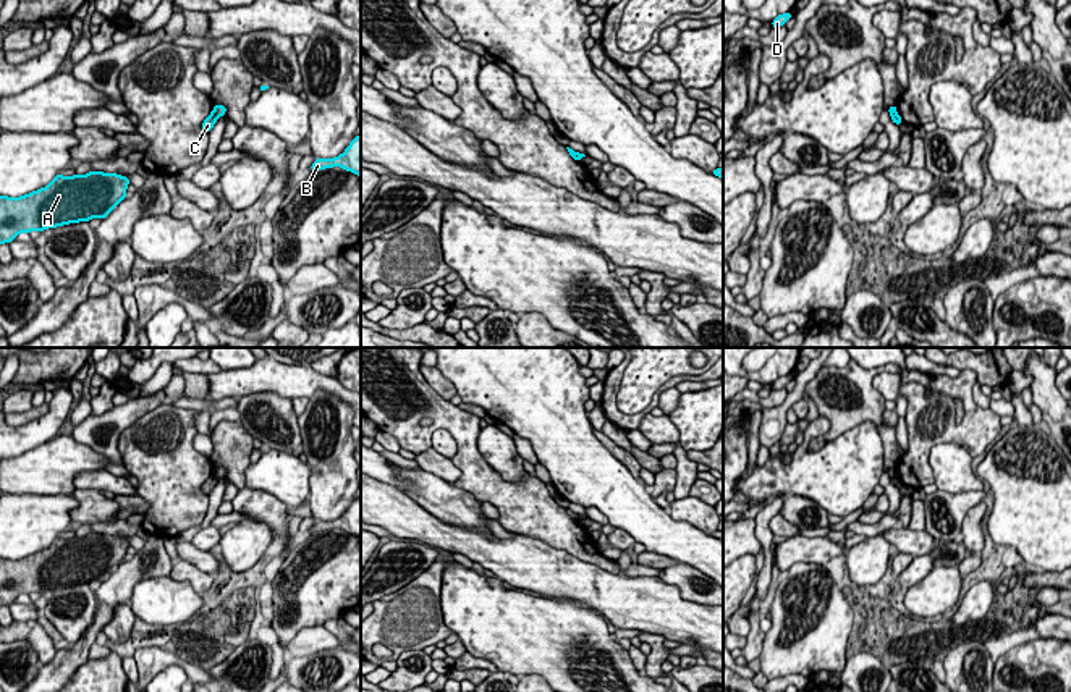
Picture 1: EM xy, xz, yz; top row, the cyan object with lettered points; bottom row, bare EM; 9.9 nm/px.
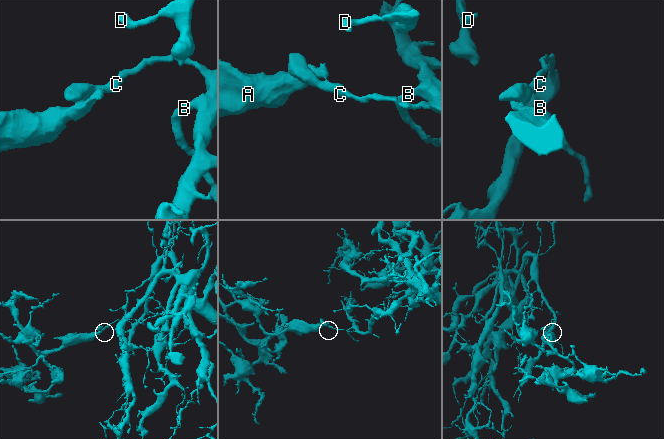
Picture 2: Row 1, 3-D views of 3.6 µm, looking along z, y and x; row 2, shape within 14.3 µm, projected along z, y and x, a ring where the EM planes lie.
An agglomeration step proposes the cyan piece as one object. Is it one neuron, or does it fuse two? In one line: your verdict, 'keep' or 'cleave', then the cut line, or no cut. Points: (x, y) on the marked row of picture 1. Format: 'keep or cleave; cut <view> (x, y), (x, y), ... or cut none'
cleave; cut xy (212, 112), (217, 117)

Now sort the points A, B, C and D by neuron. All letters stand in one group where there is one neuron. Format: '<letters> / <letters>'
A C / B D

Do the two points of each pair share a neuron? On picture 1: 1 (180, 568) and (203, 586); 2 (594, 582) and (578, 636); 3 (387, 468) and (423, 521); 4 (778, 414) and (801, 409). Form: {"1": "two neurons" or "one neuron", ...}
{"1": "one neuron", "2": "two neurons", "3": "two neurons", "4": "two neurons"}

